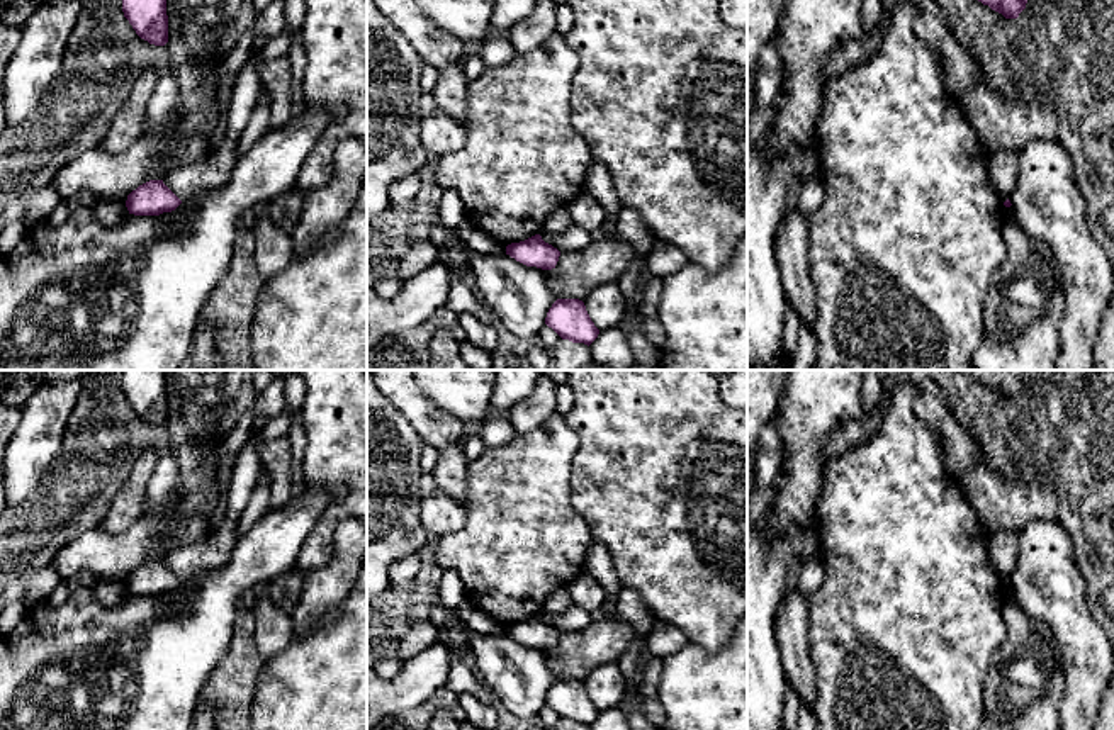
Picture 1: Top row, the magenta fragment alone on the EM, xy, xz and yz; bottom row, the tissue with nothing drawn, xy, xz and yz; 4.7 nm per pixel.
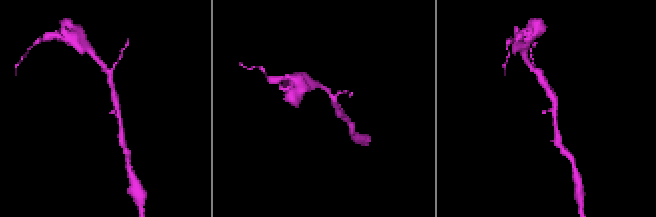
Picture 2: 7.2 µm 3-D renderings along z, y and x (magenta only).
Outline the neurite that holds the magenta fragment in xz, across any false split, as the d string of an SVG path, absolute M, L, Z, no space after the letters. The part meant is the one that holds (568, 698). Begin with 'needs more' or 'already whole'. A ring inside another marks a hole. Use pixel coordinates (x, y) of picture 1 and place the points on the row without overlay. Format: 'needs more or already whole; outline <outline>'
already whole; outline M557 679L547 693L545 705L562 720L591 725L599 710L591 701L586 686L579 679Z

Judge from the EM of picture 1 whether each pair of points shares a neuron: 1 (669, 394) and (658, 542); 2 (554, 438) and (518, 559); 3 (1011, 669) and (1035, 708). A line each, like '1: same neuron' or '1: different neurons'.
1: same neuron
2: same neuron
3: same neuron

